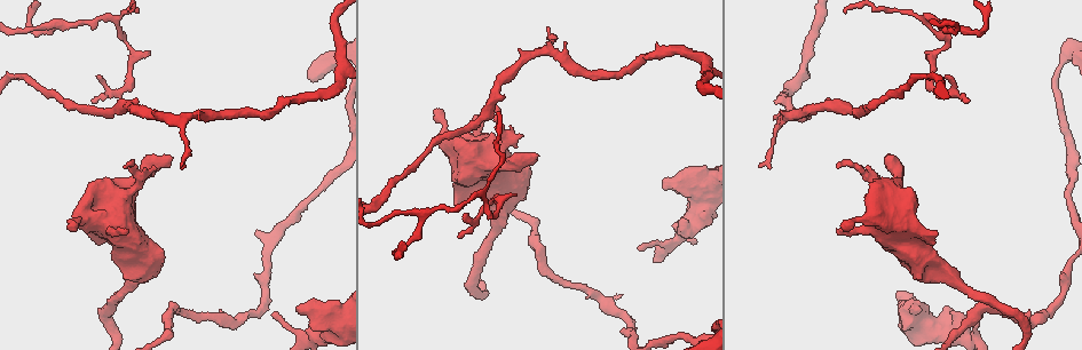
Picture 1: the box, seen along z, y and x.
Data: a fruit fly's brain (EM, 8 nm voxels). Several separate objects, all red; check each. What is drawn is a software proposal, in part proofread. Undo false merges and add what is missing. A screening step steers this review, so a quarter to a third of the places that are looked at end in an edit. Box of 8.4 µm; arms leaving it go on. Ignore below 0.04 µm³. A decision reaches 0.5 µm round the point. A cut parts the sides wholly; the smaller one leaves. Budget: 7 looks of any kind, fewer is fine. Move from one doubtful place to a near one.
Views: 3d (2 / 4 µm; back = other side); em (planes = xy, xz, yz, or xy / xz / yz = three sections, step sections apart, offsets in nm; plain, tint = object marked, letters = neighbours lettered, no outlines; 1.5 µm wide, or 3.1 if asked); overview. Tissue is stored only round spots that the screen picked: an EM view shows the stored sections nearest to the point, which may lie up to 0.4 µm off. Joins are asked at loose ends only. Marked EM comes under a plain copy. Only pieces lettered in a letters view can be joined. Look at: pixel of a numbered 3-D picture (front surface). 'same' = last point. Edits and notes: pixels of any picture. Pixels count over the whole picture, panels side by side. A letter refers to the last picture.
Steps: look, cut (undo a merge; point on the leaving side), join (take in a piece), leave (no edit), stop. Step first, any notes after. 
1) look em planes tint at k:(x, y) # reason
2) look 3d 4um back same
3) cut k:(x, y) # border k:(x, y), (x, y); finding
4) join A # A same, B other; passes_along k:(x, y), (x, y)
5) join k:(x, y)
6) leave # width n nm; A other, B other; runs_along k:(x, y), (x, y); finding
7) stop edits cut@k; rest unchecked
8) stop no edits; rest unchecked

look 3d 4um at 1:(967, 102) # tapers out

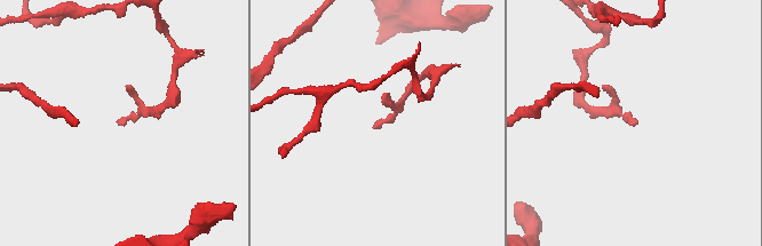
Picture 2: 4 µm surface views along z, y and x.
look em planes letters at 2:(375, 128) # shape alone is not enough

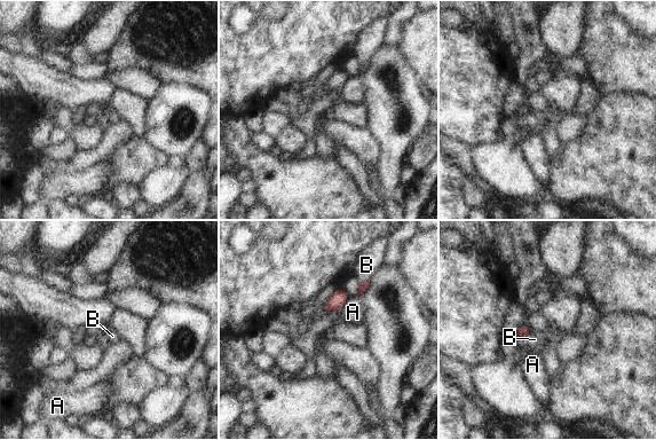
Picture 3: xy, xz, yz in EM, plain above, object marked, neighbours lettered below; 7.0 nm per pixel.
leave # width 70 nm; A other, B other; border 3:(530, 332), (519, 337); none of them fits

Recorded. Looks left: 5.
look em xz step 8 letters at 1:(938, 234) # an open end

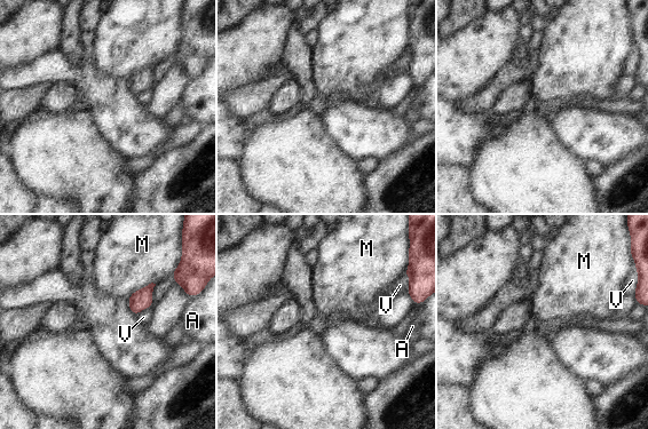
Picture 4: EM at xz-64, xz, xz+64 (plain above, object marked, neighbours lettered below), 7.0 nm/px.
look em planes letters same # another direction

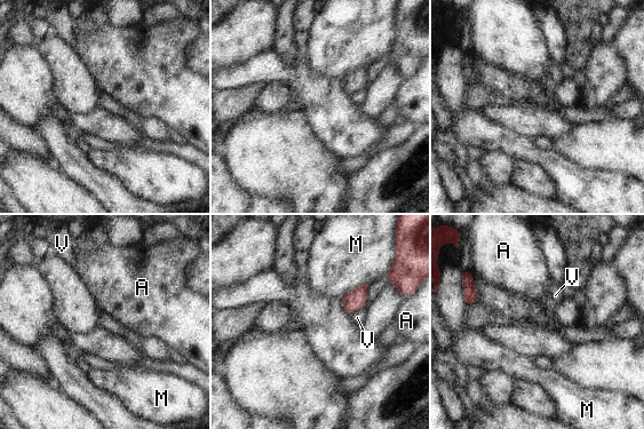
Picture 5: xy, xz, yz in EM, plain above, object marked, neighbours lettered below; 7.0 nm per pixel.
leave # A other, M other, V other; border 5:(370, 284), (366, 303), (349, 315); none of them fits

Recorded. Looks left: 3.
look em yz step 8 tint at 1:(435, 114) # free end

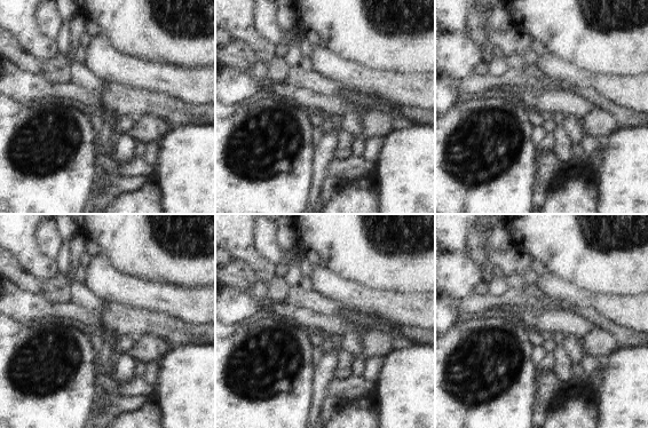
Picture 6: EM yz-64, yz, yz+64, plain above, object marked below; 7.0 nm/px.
look em planes letters same # another direction

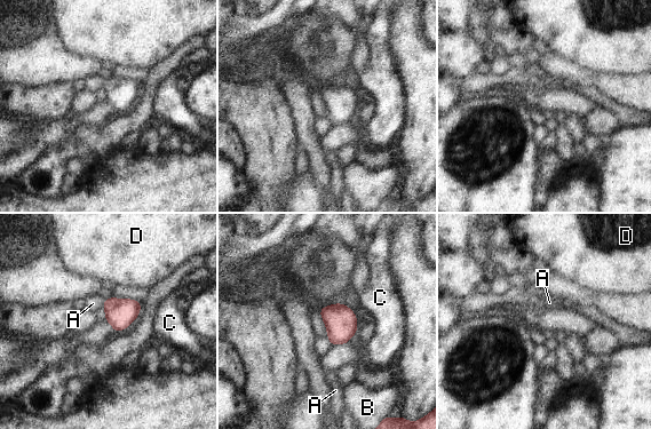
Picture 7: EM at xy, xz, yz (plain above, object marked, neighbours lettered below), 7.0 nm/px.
leave # A other, B other, C other, D other; border 7:(104, 300), (102, 307); none of them fits

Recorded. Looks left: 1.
stop no edits; rest unchecked

